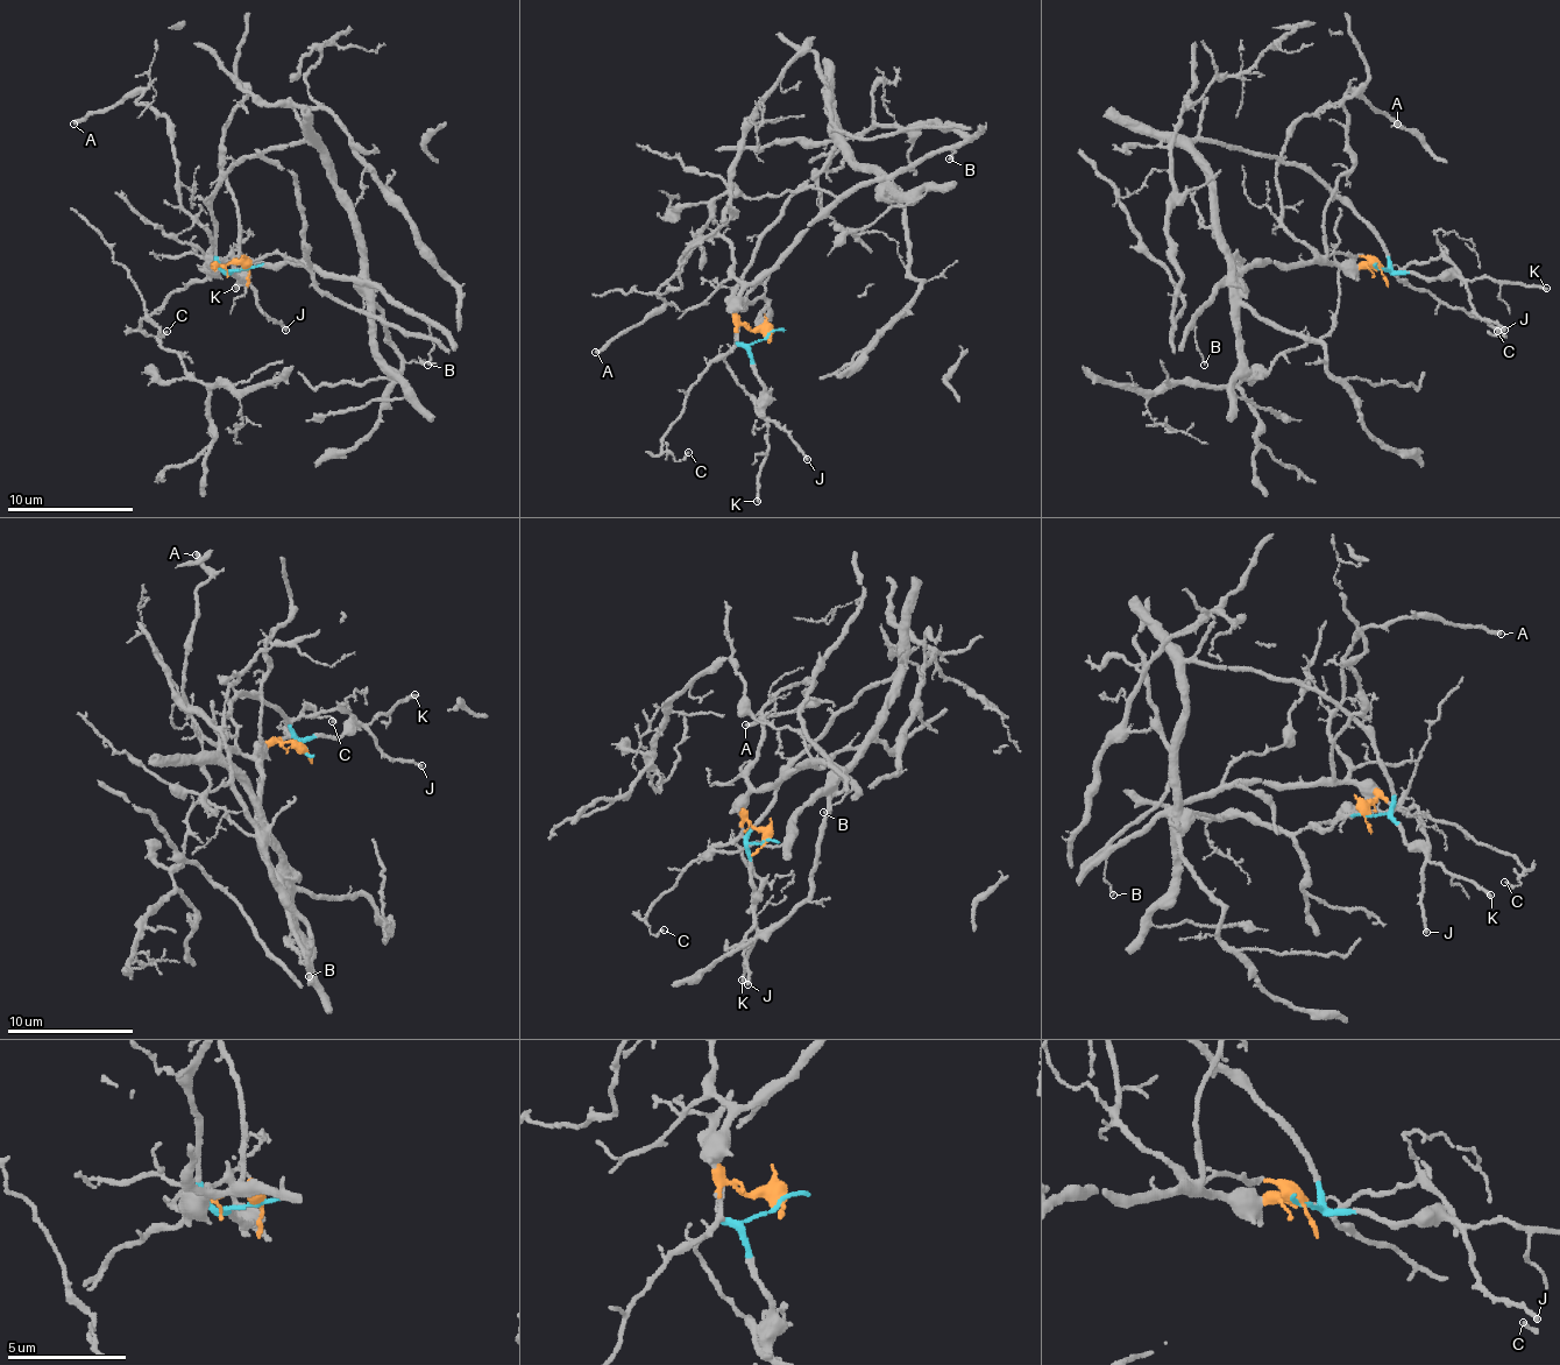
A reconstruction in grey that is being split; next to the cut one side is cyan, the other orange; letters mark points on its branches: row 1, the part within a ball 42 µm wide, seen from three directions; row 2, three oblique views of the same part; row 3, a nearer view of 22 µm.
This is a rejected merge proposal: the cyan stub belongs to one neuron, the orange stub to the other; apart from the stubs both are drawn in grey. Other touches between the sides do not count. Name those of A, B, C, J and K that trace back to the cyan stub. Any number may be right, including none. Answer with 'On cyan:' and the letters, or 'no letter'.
On cyan: J, K

